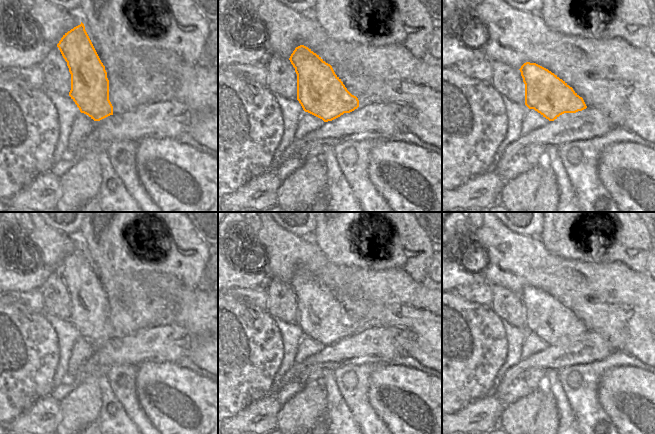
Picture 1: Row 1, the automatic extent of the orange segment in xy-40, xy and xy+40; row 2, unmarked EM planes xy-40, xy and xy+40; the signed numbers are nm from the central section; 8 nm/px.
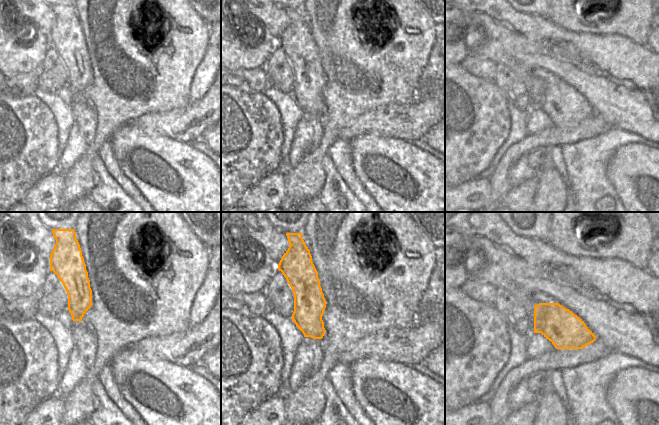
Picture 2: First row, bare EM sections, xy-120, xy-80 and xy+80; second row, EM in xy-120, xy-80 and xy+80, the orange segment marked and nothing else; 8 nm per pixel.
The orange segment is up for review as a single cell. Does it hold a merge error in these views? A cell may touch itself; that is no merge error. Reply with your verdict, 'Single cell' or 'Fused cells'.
Single cell

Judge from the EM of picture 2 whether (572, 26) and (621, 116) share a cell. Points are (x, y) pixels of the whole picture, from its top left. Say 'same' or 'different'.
different

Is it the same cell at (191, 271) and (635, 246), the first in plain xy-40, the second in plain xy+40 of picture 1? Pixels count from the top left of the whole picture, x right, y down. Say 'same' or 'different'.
same

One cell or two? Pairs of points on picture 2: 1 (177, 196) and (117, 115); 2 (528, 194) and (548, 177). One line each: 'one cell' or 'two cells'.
1: two cells
2: two cells

